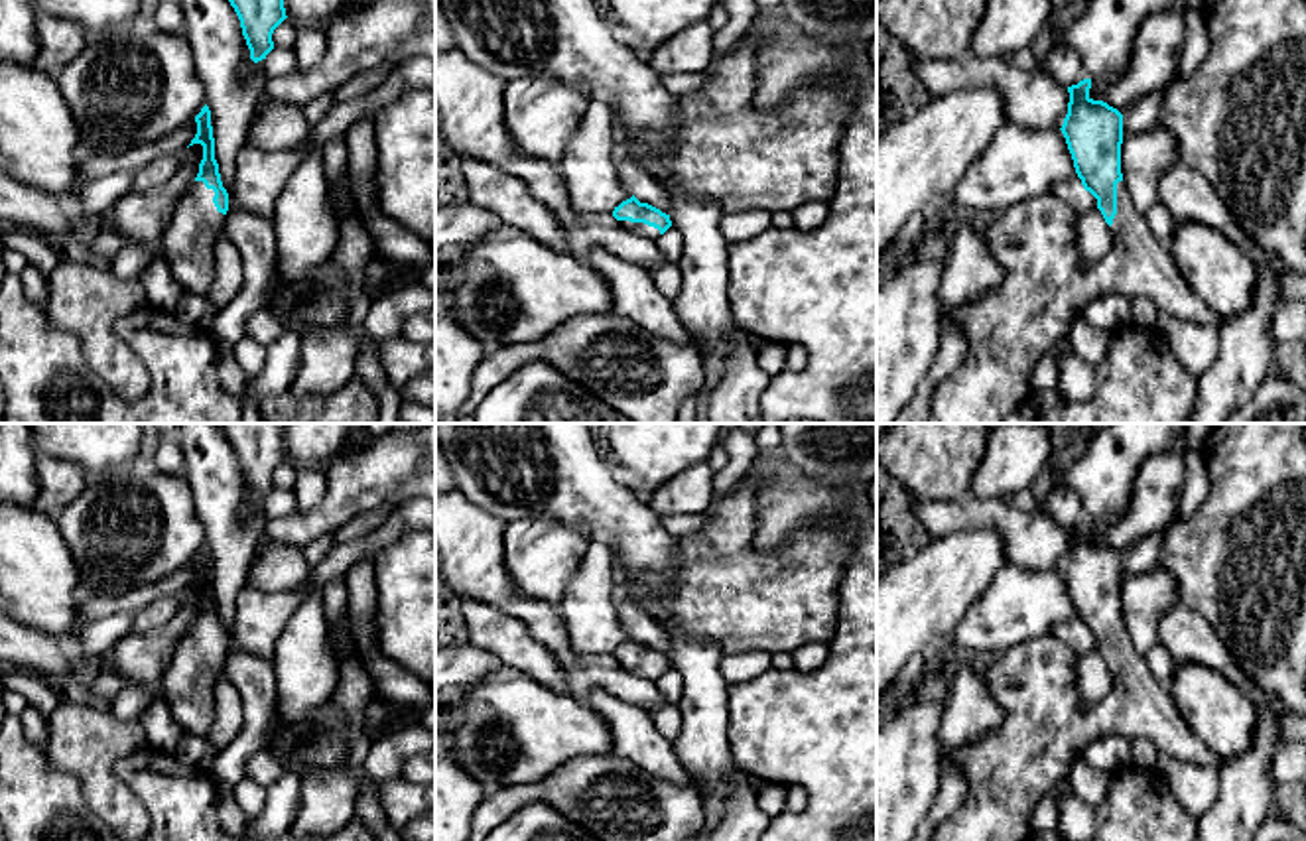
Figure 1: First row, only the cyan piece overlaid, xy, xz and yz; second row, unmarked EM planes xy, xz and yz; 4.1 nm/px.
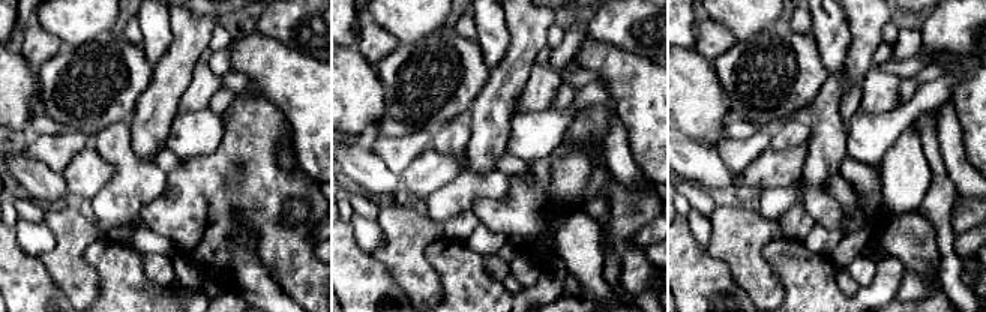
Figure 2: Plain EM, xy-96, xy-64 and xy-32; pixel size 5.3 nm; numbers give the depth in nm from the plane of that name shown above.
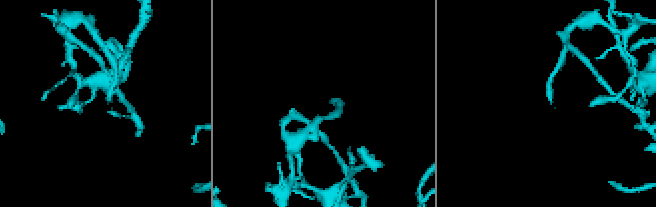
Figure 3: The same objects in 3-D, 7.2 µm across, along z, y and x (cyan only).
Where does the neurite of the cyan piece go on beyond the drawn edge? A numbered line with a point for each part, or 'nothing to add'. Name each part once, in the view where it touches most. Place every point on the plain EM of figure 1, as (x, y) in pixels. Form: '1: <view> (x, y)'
1: yz (1044, 723)

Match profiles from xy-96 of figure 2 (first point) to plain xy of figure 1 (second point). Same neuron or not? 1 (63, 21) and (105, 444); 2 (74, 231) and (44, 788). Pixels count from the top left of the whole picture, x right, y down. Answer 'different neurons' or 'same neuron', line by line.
1: same neuron
2: different neurons

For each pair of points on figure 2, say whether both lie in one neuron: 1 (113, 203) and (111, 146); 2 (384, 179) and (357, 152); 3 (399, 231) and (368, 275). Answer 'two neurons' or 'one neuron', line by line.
1: one neuron
2: one neuron
3: two neurons

